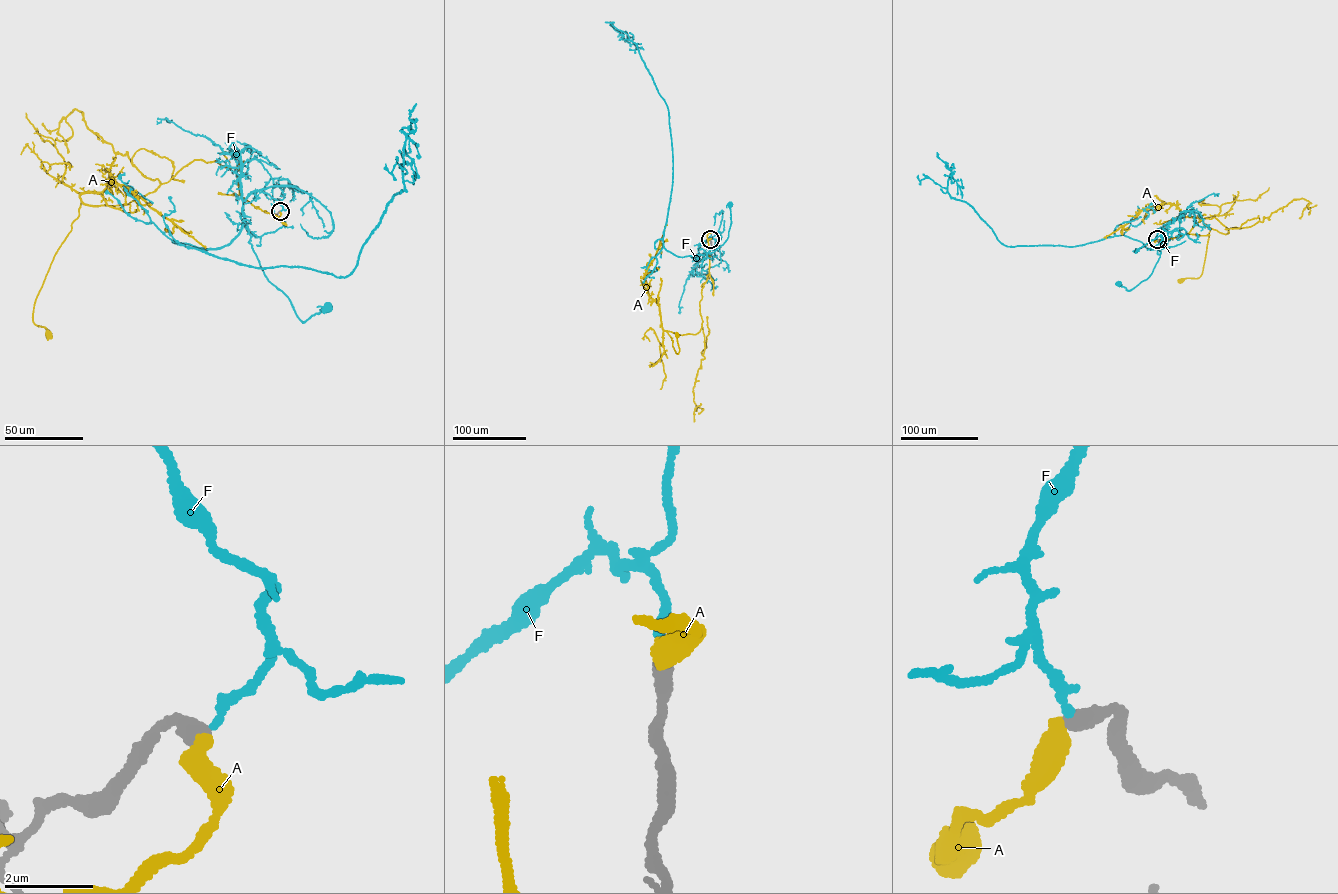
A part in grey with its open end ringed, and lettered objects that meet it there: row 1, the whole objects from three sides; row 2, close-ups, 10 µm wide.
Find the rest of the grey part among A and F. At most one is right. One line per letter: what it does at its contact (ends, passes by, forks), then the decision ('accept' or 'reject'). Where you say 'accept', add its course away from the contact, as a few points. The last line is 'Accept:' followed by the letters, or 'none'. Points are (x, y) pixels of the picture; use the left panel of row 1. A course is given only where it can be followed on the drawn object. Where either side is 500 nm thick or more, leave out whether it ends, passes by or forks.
A: it ends | reject
F: it ends | accept | via (280, 211), (279, 202), (260, 190), (244, 201), (249, 243), (265, 276), (288, 297), (301, 321), (328, 307)
Accept: F

